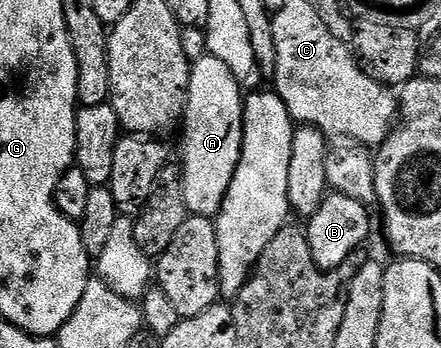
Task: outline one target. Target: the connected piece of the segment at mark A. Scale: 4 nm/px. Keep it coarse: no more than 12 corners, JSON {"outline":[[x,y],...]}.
{"outline":[[204,54],[188,73],[184,201],[215,217],[244,141],[242,86]]}

